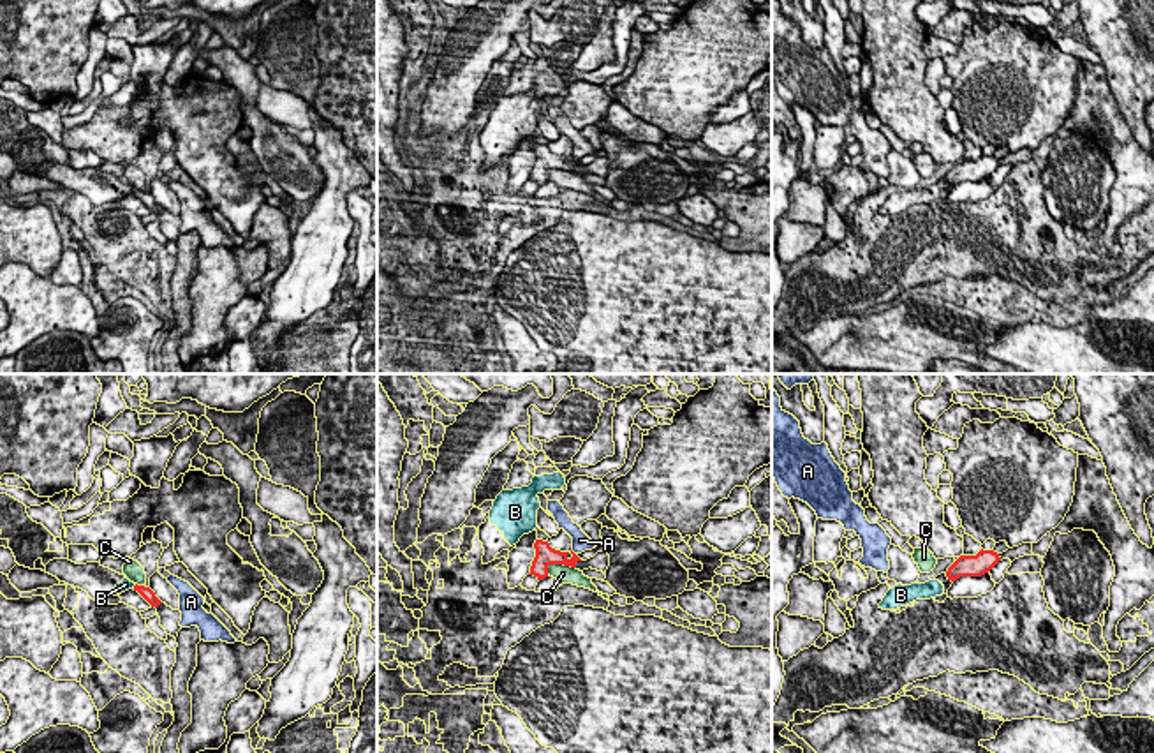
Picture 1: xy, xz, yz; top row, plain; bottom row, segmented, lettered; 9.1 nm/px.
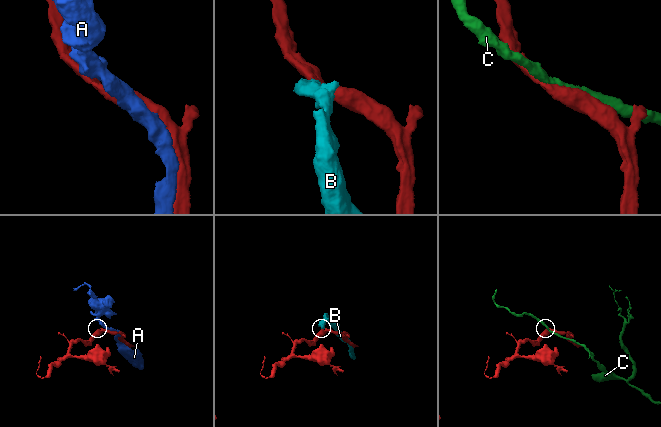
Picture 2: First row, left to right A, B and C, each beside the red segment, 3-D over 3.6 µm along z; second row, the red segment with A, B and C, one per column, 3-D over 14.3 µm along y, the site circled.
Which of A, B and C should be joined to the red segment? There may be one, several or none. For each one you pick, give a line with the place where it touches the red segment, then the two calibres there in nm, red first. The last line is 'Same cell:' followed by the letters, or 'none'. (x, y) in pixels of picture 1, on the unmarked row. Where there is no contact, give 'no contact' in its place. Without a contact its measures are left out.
Same cell: none

